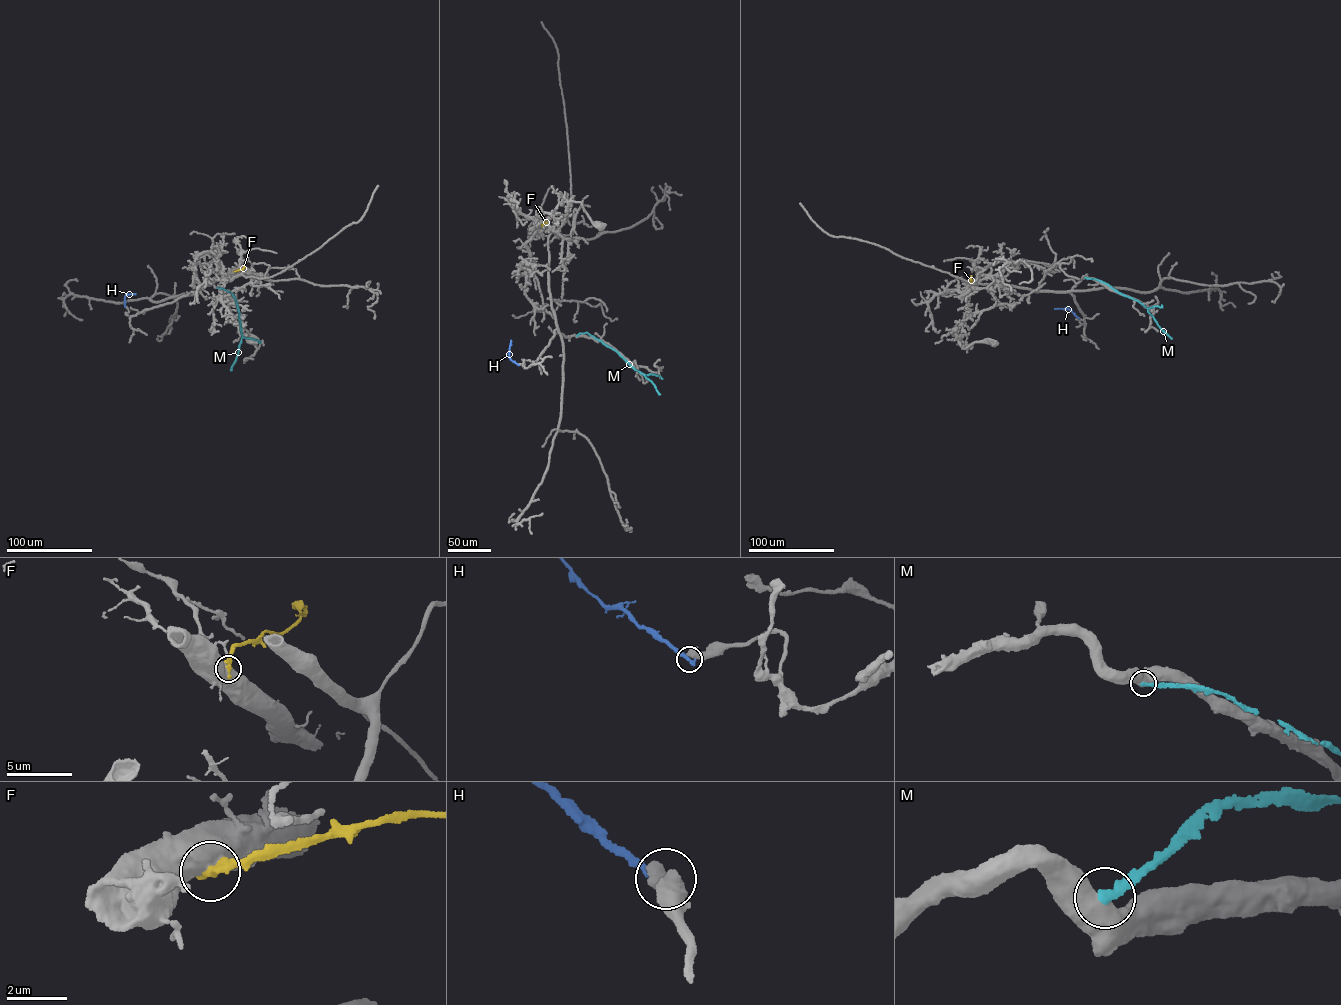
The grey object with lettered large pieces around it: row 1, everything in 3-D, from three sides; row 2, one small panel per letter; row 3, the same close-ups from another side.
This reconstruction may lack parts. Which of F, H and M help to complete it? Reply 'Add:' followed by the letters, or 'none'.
Add: none

